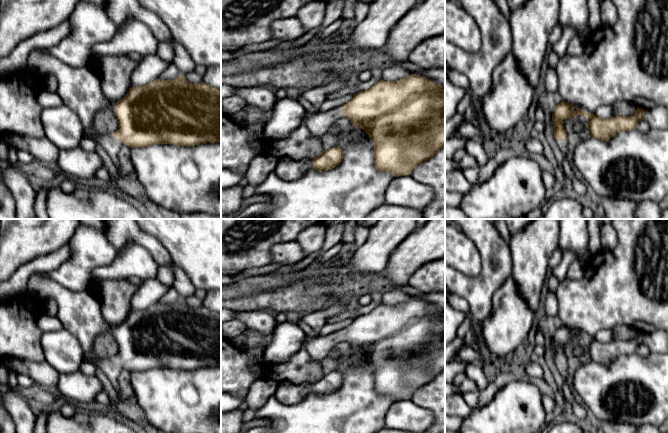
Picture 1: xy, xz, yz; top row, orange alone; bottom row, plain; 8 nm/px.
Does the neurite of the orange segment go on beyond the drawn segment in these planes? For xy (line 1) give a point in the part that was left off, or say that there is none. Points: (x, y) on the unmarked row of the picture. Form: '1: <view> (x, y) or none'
1: none

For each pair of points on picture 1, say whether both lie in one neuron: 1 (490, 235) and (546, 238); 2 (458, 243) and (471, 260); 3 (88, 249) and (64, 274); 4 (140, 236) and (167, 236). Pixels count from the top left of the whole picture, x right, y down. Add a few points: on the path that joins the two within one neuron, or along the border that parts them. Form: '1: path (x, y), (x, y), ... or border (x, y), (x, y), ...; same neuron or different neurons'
1: border (508, 243), (513, 266); different neurons
2: path (458, 247), (467, 256); same neuron
3: path (83, 255), (70, 268); same neuron
4: border (141, 229), (154, 236), (169, 254); different neurons

